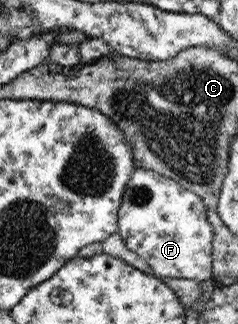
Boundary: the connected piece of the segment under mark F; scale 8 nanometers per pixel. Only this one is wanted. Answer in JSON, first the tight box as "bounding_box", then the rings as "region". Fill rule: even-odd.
{"bounding_box":[117,167,214,282],"region":[[[136,167],[126,185],[117,216],[117,232],[126,247],[144,259],[154,277],[184,278],[198,282],[213,279],[212,240],[214,227],[208,221],[207,207],[190,189],[152,170]]]}

